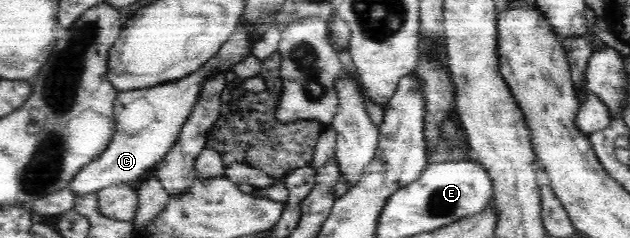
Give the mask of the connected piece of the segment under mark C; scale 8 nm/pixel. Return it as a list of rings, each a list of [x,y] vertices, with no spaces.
[[[238,25],[234,35],[224,43],[219,53],[206,65],[183,80],[171,84],[156,84],[155,88],[134,89],[131,92],[118,92],[114,105],[115,131],[107,148],[89,162],[69,183],[70,193],[82,196],[94,193],[108,185],[132,185],[140,183],[144,175],[150,174],[164,155],[176,143],[184,121],[192,114],[201,95],[204,83],[221,72],[232,71],[252,52],[255,41],[251,39],[255,29],[251,25]]]

